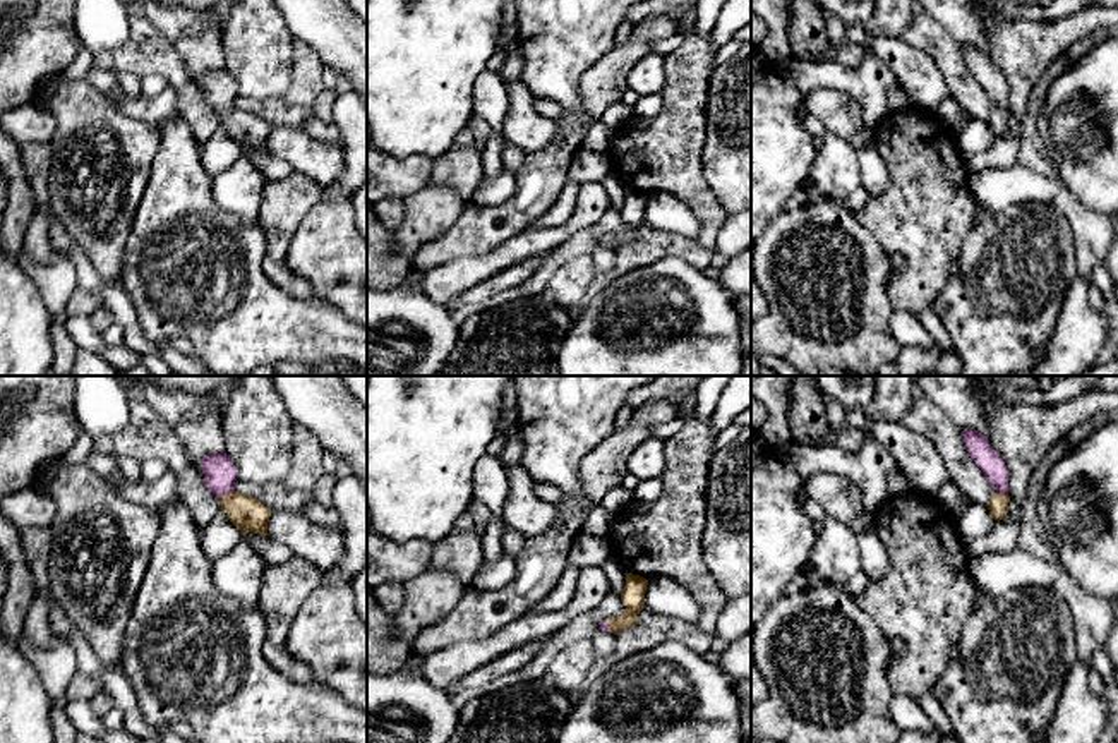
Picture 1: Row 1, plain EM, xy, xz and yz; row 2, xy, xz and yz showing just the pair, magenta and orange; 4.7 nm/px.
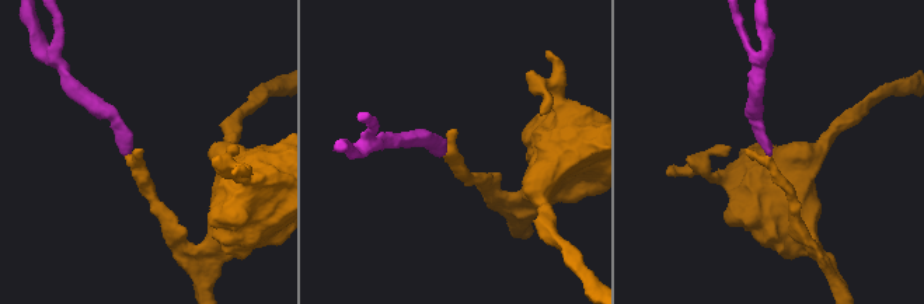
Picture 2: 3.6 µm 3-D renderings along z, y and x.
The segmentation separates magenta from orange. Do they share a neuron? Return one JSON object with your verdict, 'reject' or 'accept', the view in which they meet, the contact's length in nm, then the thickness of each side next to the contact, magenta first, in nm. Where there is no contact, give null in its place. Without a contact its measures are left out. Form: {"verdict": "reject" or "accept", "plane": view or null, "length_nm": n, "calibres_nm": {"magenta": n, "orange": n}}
{"verdict": "accept", "plane": "xy", "length_nm": 80, "calibres_nm": {"magenta": 160, "orange": 160}}

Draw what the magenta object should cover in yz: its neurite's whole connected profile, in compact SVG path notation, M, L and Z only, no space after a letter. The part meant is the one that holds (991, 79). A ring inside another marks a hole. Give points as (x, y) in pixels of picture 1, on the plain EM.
M964 45L962 51L971 74L996 106L986 122L995 136L1001 136L1007 132L1010 118L1008 84L1001 70L991 63L989 55L984 50L976 45Z

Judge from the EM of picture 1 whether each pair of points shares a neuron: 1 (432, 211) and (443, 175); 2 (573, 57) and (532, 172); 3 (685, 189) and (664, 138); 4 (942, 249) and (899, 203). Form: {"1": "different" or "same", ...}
{"1": "different", "2": "different", "3": "same", "4": "same"}

